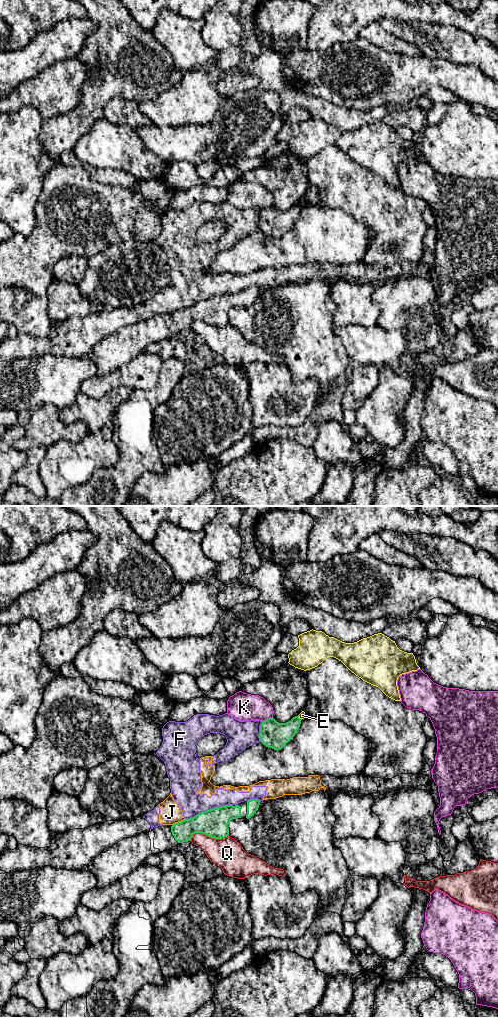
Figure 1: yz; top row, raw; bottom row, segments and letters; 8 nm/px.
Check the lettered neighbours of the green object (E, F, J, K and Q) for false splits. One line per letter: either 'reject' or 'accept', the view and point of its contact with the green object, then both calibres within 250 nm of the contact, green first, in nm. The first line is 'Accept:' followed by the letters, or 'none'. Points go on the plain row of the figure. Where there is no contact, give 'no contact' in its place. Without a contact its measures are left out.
Accept: none
E: reject; meets green in yz at (298, 205); 220 nm thick on the green side, 50 nm on the other
F: reject; meets green in yz at (208, 298); 220 nm thick on the green side, 190 nm on the other
J: reject; meets green in yz at (178, 310); 200 nm thick on the green side, 180 nm on the other
K: reject; meets green in yz at (267, 207); 220 nm thick on the green side, 220 nm on the other
Q: reject; meets green in yz at (208, 323); 220 nm thick on the green side, 240 nm on the other

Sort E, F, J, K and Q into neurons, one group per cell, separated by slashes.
E / F J / K / Q

